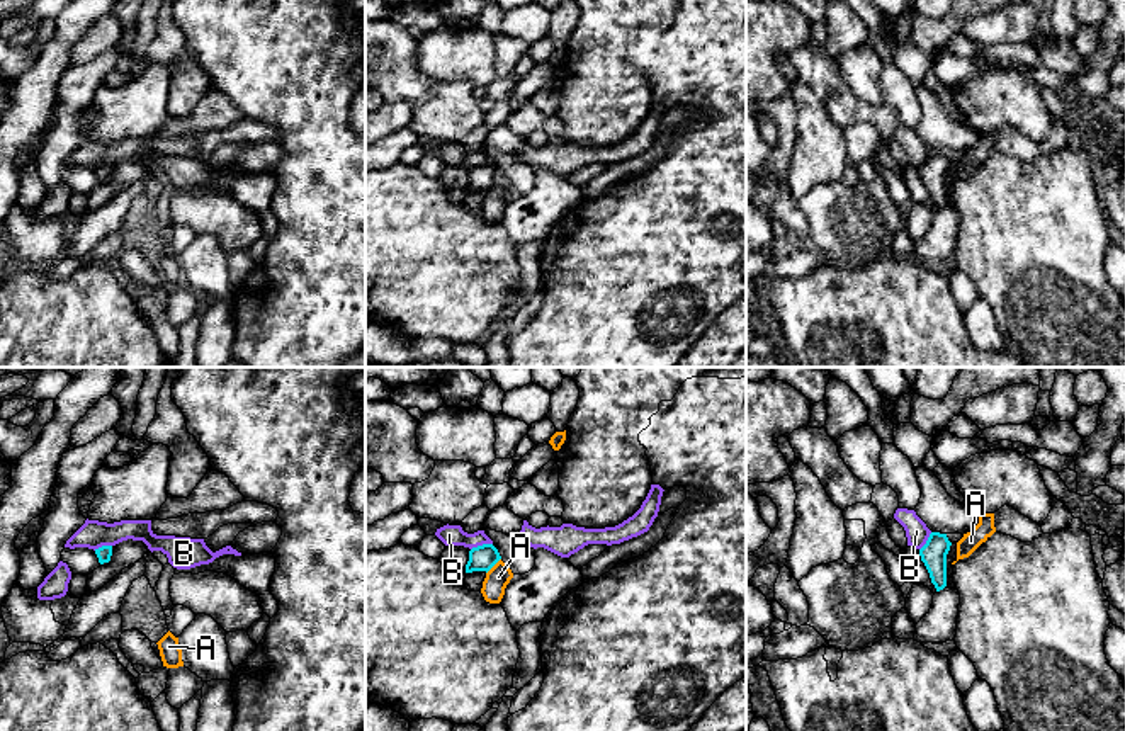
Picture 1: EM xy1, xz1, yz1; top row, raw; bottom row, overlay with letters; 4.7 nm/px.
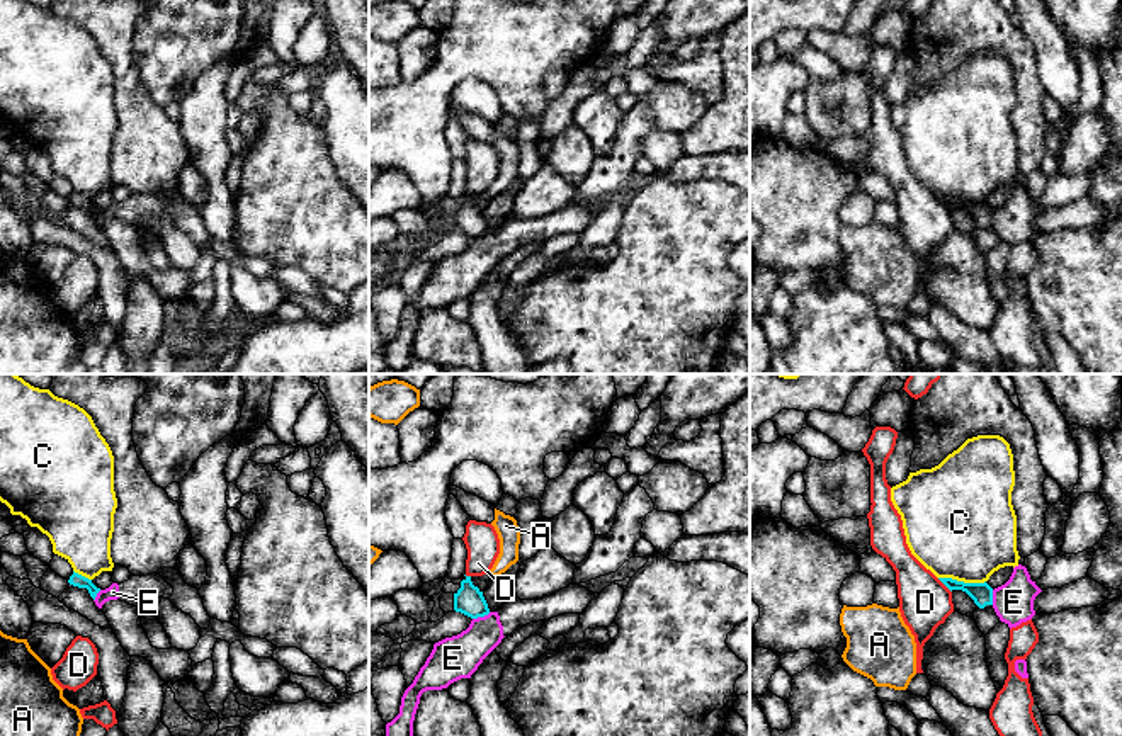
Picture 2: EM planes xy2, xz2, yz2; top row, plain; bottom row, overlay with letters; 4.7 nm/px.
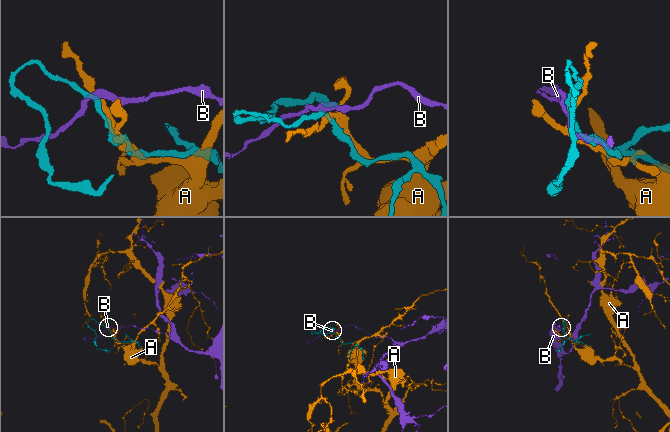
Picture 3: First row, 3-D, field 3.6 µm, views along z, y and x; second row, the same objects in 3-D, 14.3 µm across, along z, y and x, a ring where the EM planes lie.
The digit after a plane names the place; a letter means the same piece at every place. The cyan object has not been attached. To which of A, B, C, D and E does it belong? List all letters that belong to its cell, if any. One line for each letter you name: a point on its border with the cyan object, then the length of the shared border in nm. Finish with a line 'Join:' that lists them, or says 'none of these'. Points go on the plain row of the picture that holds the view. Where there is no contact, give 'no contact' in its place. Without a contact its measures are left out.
Join: none of these

